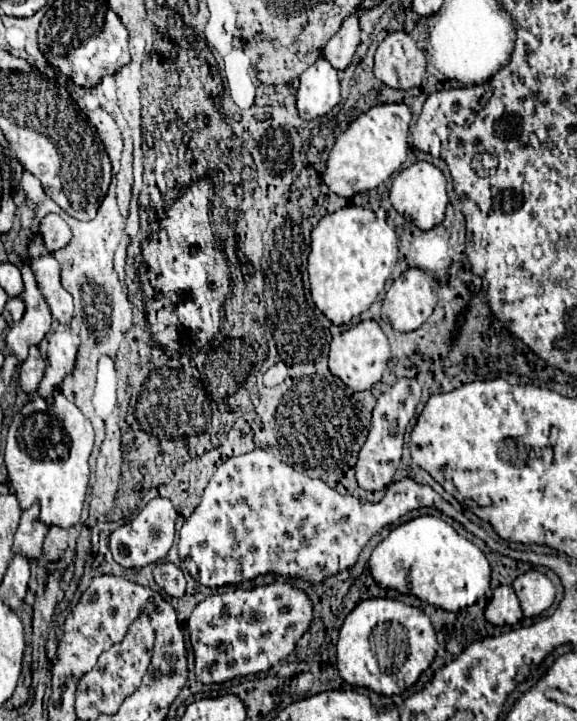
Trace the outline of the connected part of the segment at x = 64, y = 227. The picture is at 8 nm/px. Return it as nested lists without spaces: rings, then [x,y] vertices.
[[[47,215],[47,217],[41,221],[39,235],[43,237],[45,247],[47,247],[51,253],[55,253],[55,251],[67,247],[69,241],[71,241],[71,229],[69,229],[69,225],[67,225],[59,215]]]

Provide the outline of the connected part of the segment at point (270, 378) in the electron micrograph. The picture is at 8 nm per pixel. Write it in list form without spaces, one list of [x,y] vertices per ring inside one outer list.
[[[280,361],[267,369],[267,373],[263,375],[263,385],[267,385],[267,387],[279,385],[285,381],[285,377],[287,377],[287,367],[283,361]]]

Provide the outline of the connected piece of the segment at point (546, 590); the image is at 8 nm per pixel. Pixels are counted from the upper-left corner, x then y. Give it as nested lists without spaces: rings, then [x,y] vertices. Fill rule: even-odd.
[[[527,571],[515,579],[513,589],[521,599],[525,617],[535,617],[547,611],[555,601],[555,585],[541,571]]]

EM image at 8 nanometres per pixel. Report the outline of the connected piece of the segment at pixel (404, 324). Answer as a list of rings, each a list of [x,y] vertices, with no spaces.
[[[407,269],[389,287],[383,299],[383,313],[395,331],[419,329],[435,307],[435,295],[429,277],[421,269]]]

